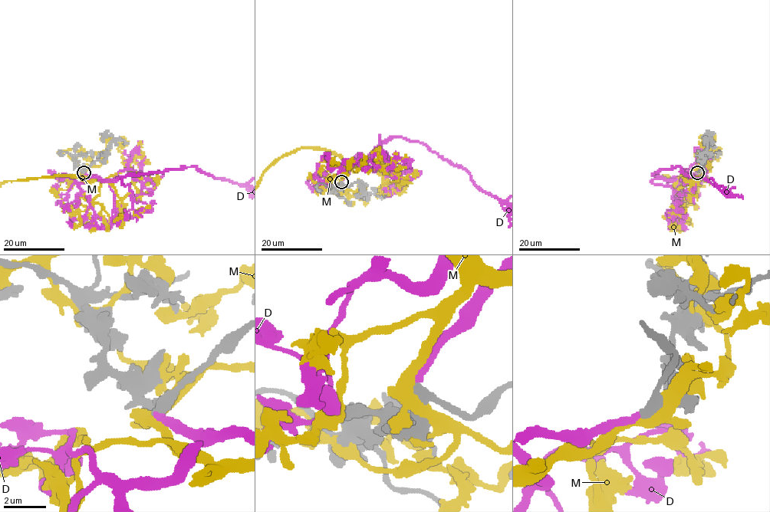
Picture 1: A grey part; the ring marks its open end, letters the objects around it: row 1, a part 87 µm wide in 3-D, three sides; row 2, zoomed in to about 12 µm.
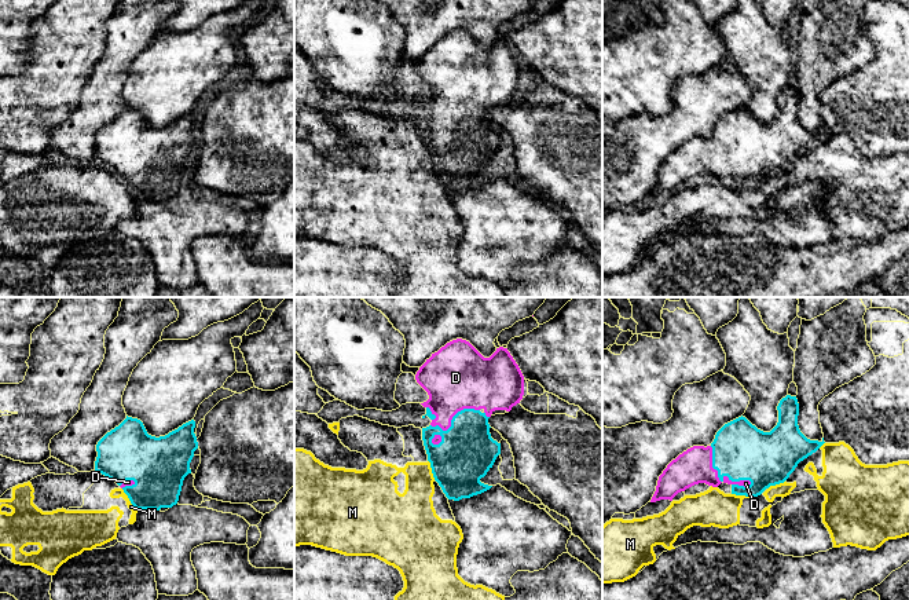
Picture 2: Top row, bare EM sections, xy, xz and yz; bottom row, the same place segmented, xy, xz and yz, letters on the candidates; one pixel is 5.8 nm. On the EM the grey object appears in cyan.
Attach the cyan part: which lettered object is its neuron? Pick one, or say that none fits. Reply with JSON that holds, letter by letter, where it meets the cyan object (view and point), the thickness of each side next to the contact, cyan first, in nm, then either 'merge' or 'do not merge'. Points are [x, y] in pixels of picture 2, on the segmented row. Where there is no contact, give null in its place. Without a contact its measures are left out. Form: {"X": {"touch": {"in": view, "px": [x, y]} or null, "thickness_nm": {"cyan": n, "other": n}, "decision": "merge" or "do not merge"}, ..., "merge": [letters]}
{"D": {"touch": {"in": "yz", "px": [719, 479]}, "thickness_nm": {"cyan": 340, "other": 50}, "decision": "merge"}, "M": {"touch": {"in": "xy", "px": [129, 500]}, "thickness_nm": {"cyan": 320, "other": 60}, "decision": "do not merge"}, "merge": ["D"]}

